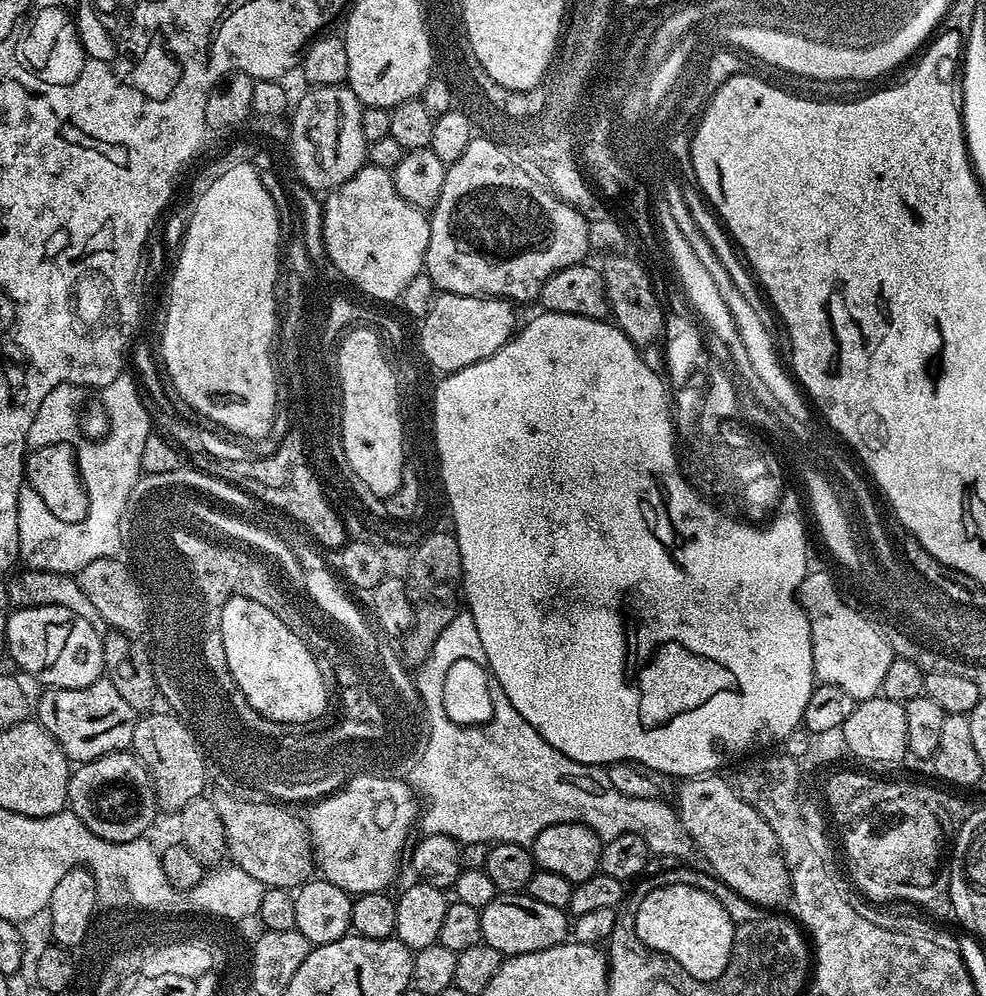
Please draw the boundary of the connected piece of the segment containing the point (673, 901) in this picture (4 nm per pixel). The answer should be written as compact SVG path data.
M685 884L662 886L651 890L638 909L636 928L637 936L645 947L669 956L676 963L676 967L686 970L699 980L716 980L722 974L722 970L726 970L736 933L736 925L733 924L730 914L722 910L722 902L718 902L718 898L710 898L706 890L698 890Z

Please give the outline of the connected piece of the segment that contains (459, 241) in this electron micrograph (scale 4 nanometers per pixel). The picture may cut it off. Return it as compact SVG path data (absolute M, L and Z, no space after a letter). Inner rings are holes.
M473 138L470 146L462 153L458 162L447 165L444 181L442 182L442 194L438 194L438 202L430 210L430 242L426 246L426 258L424 259L424 272L432 279L433 289L440 292L453 292L463 296L499 296L501 300L511 300L517 305L523 306L527 300L535 301L540 295L543 284L554 273L562 271L571 264L581 263L589 254L590 247L585 243L584 221L576 216L576 211L569 211L563 203L557 204L547 193L540 191L540 188L529 180L524 172L520 172L515 165L511 164L507 156L500 152L499 146L494 146L492 139Z

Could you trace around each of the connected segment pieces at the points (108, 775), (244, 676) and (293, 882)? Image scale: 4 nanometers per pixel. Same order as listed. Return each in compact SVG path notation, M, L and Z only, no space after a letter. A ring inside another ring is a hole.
M128 750L111 752L73 767L68 778L67 807L96 835L97 840L112 846L141 839L158 813L150 774L144 763Z
M229 596L227 602L222 606L220 629L230 674L242 690L246 702L250 702L250 706L254 706L258 714L274 722L297 724L319 720L329 711L329 685L322 678L318 662L312 656L311 647L306 640L298 638L272 610L267 609L260 602L251 601L250 598Z
M215 797L216 810L227 840L227 855L230 858L232 856L231 863L235 867L246 870L246 874L258 882L266 882L267 888L295 890L314 876L314 857L308 839L308 827L297 813L295 816L279 808L276 802L260 800Z

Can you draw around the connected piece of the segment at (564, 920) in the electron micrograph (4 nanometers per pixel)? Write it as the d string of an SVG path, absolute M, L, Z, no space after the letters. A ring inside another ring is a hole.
M498 894L480 909L483 943L494 946L505 958L530 954L565 943L570 936L570 916L563 908L534 902L526 894Z

